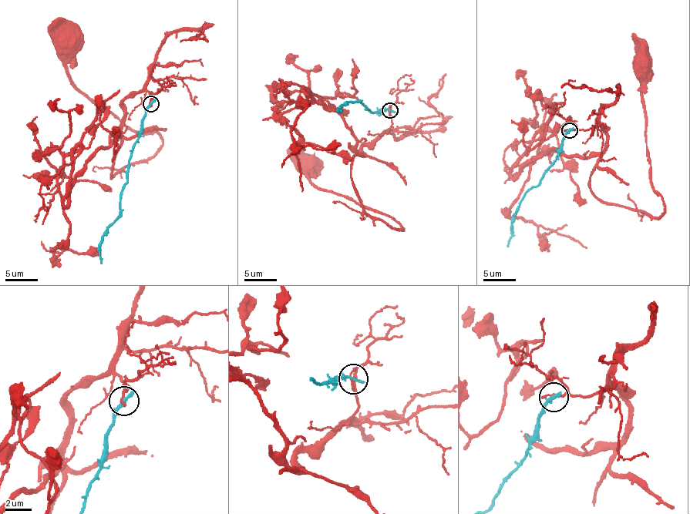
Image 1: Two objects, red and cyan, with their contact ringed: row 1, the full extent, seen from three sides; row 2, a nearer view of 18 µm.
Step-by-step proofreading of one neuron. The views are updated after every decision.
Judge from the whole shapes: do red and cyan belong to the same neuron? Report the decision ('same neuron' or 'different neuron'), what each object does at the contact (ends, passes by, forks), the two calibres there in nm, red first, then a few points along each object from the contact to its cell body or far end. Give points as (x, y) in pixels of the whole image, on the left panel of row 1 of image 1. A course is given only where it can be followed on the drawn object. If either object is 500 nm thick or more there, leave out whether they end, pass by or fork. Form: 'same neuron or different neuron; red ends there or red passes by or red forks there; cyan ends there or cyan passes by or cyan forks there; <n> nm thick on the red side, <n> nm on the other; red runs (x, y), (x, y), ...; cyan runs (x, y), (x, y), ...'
different neuron; red passes by; cyan ends there; 110 nm thick on the red side, 280 nm on the other; red runs (150, 102), (146, 91), (122, 102), (111, 177), (149, 159), (162, 137), (132, 130), (75, 86), (71, 45); cyan runs (150, 104), (142, 122), (142, 132), (129, 158), (128, 180), (122, 193), (117, 219), (102, 237), (101, 263)

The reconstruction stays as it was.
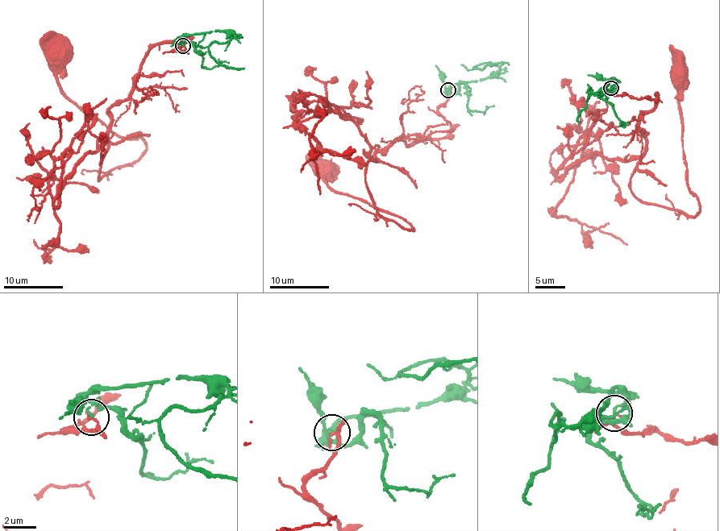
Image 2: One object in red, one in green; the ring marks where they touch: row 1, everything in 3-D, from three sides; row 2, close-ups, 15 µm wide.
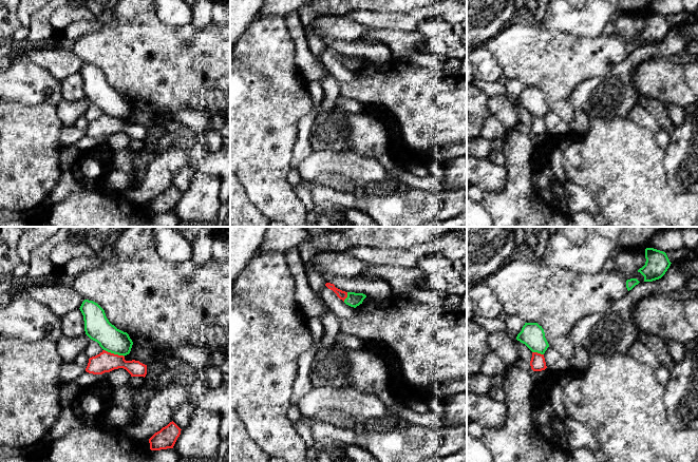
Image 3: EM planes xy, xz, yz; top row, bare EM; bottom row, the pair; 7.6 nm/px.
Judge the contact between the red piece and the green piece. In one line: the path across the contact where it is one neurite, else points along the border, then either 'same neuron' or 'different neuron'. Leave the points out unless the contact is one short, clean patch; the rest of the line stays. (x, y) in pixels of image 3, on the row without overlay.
along xy (104, 113), (124, 120) | different neuron

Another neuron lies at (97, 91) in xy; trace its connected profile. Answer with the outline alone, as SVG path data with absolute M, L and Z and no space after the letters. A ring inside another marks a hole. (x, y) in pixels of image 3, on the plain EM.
M84 63L80 70L86 98L111 117L127 119L133 105L127 96L117 93L106 80L105 74L95 65Z

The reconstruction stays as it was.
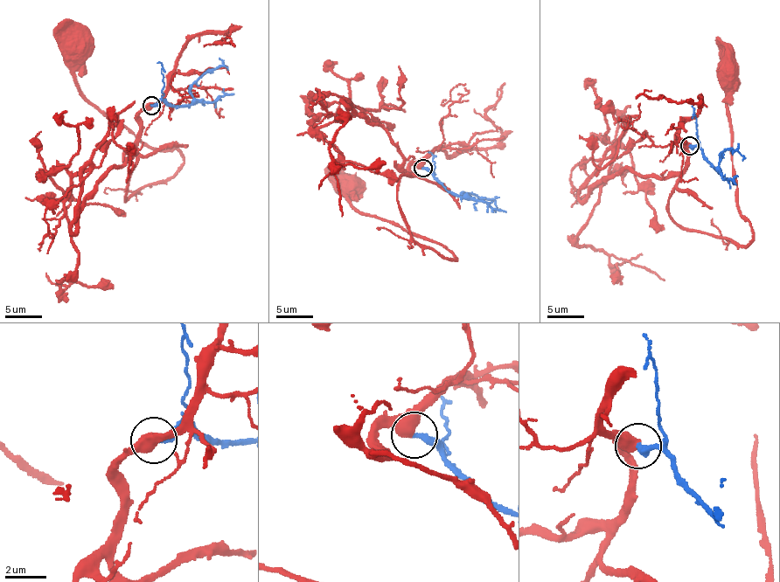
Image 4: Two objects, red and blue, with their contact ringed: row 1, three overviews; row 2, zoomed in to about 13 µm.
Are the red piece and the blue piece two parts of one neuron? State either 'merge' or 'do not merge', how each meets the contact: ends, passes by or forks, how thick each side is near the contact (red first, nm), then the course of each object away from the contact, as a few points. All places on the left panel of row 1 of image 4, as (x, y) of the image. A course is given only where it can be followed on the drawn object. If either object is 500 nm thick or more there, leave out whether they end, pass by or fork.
merge; red passes by; blue ends there; 460 nm thick on the red side, 320 nm on the other; red runs (150, 105), (138, 114), (125, 200), (169, 180), (183, 155), (149, 147), (85, 97), (73, 72), (80, 50); blue runs (150, 105), (162, 100), (180, 106), (189, 105), (192, 100), (191, 88), (199, 78), (221, 65), (228, 69)

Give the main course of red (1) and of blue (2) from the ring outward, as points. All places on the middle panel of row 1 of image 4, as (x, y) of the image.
1: (422, 168), (398, 187), (408, 233), (456, 259), (357, 211), (351, 186)
2: (422, 168), (451, 192), (464, 197), (463, 192), (493, 200), (500, 208)

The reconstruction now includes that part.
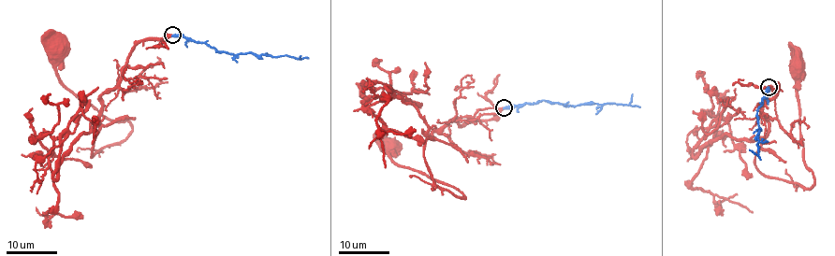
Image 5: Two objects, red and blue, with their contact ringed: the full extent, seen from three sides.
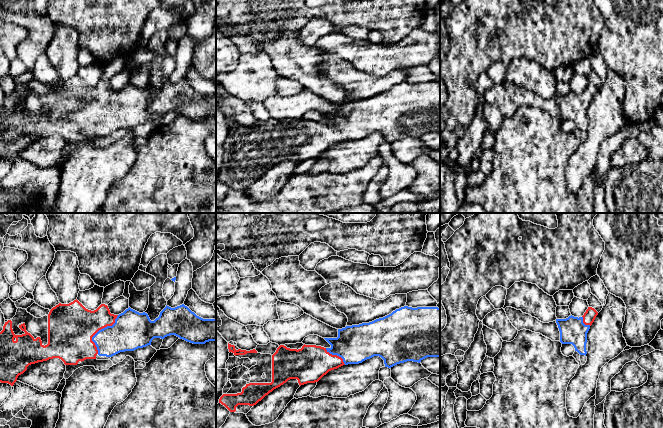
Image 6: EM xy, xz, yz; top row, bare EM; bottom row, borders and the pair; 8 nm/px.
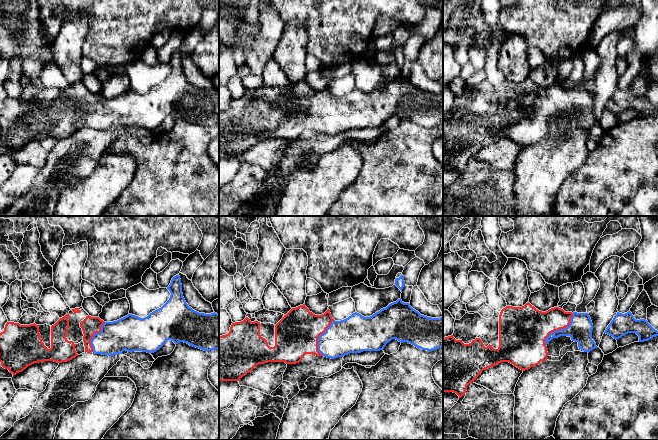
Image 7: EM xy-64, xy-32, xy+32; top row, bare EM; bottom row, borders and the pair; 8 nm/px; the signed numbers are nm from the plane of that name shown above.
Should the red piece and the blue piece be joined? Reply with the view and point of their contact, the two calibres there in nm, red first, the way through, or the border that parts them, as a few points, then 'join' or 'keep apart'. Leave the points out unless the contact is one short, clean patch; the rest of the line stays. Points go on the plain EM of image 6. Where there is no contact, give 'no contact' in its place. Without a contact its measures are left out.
meets red in xy at (98, 106); 380 nm thick on the red side, 280 nm on the other; runs through xy (71, 103), (98, 106), (129, 108); join

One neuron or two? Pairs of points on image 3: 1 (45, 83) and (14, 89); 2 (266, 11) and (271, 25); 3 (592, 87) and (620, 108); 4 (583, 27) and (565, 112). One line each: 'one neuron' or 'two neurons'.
1: one neuron
2: two neurons
3: one neuron
4: two neurons

